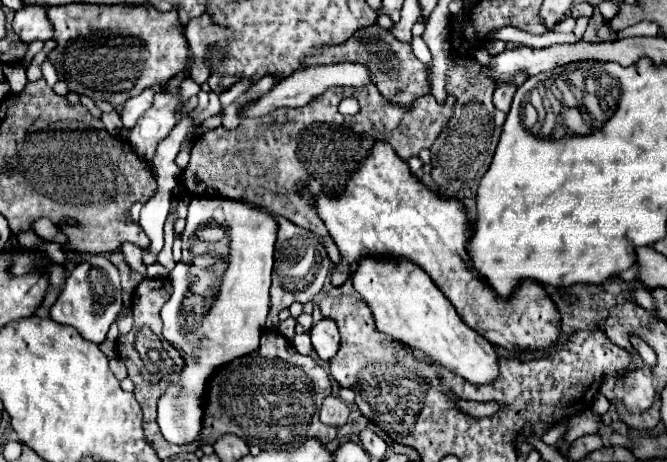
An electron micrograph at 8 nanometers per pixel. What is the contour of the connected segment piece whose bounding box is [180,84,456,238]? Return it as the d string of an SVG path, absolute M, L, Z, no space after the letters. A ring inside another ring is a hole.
M368 84L368 88L334 88L334 92L344 92L344 96L322 96L312 100L310 106L274 110L262 118L242 114L256 98L242 104L238 108L242 120L238 128L228 130L220 126L194 140L190 162L180 174L184 192L194 196L244 196L324 238L328 230L318 218L314 198L318 194L342 194L346 182L368 158L376 142L398 142L396 152L402 160L418 156L448 126L456 104L454 96L446 96L446 102L440 104L432 94L426 94L404 108L386 100L374 84ZM352 96L358 100L360 112L356 116L342 116L338 104Z

